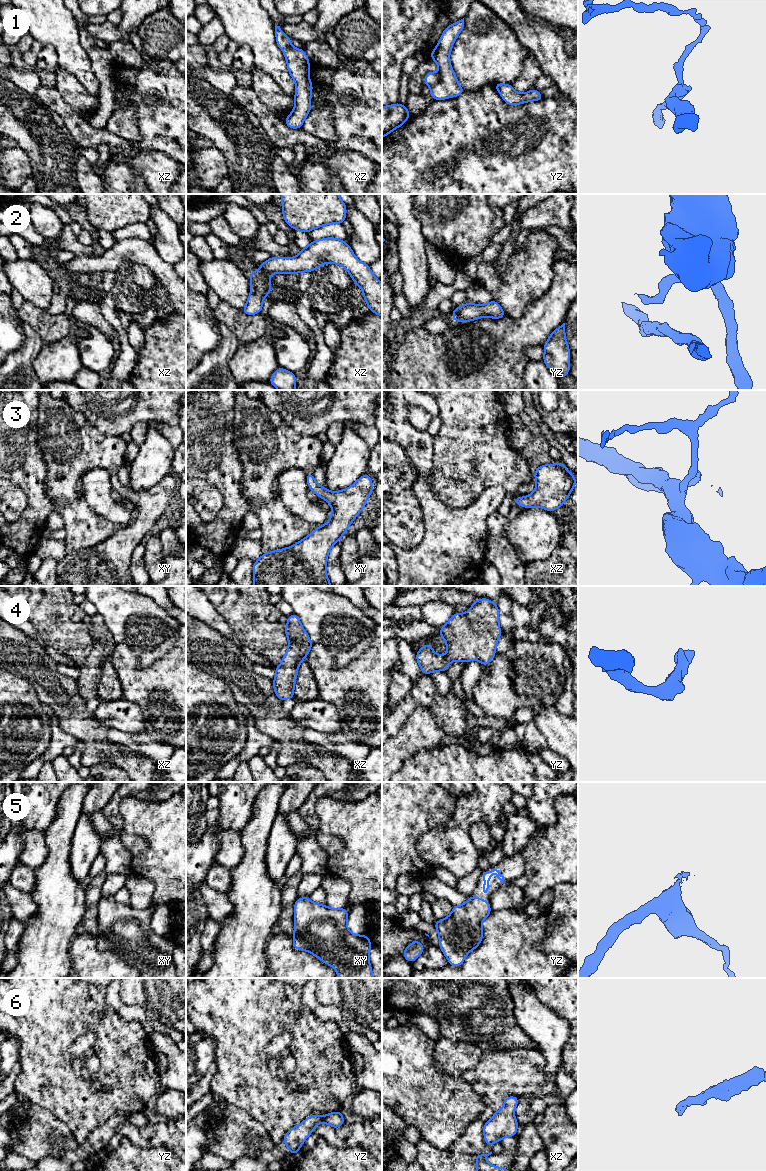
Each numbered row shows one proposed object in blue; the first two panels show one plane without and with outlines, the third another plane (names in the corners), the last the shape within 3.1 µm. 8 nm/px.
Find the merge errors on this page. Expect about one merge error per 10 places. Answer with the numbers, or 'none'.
1

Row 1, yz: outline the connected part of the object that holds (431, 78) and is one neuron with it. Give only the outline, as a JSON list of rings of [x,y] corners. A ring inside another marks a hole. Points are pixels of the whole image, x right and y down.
[[[428,72],[424,76],[424,85],[428,85],[429,87],[432,87],[435,85],[440,79],[440,75],[437,72]]]

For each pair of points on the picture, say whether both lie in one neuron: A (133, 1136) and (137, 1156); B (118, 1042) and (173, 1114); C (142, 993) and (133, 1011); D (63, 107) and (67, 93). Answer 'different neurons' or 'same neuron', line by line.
A: different neurons
B: different neurons
C: different neurons
D: different neurons

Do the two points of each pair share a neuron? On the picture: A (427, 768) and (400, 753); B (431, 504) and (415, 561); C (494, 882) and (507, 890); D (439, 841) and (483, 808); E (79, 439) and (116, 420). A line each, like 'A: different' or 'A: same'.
A: different
B: same
C: different
D: same
E: different

